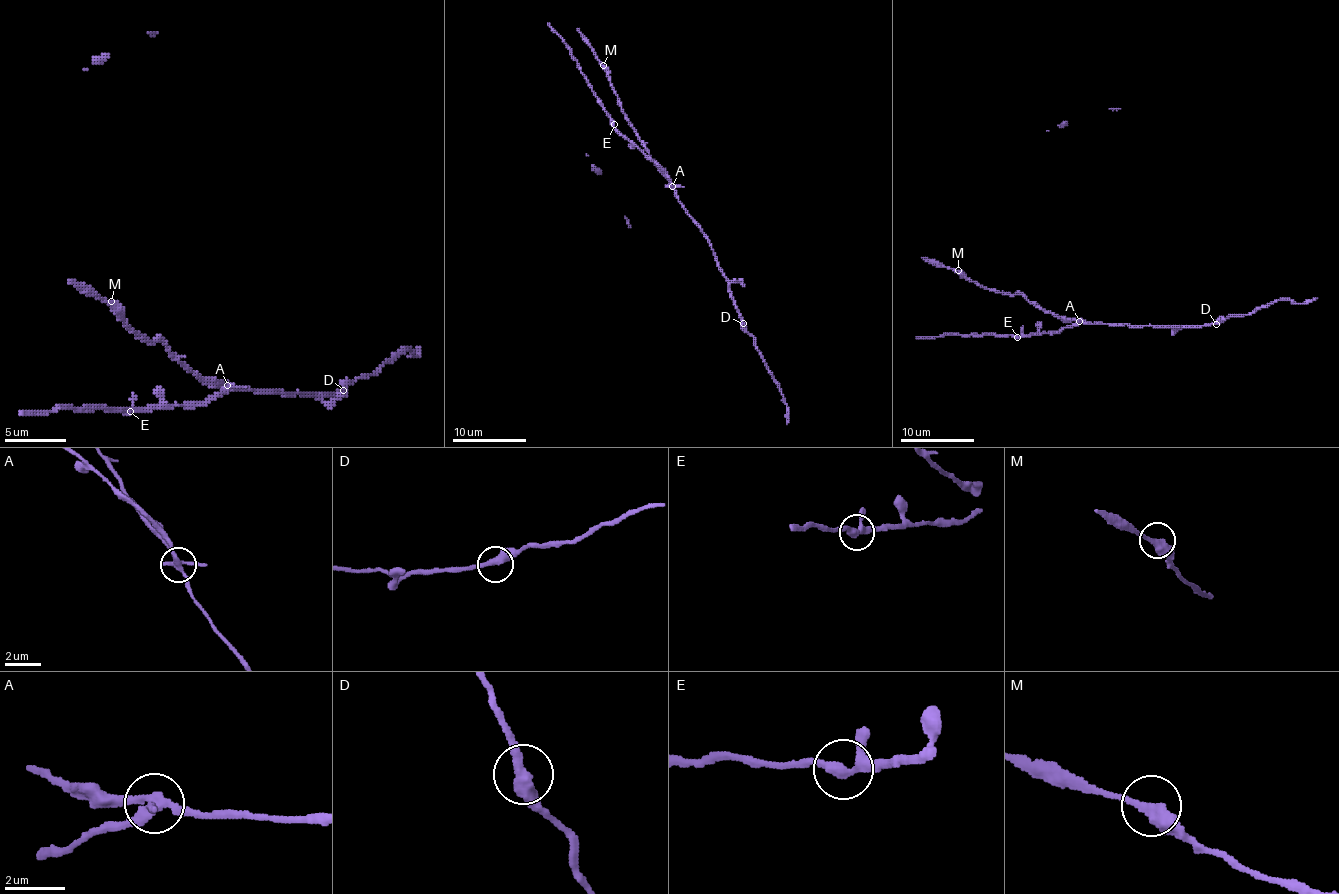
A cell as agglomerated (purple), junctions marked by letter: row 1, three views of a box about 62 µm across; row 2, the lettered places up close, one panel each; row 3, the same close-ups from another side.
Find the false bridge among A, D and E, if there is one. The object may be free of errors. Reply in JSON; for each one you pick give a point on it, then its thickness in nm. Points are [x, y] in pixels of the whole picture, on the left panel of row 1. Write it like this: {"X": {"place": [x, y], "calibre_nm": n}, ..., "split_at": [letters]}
{"A": {"place": [227, 385], "calibre_nm": 320}, "split_at": ["A"]}

